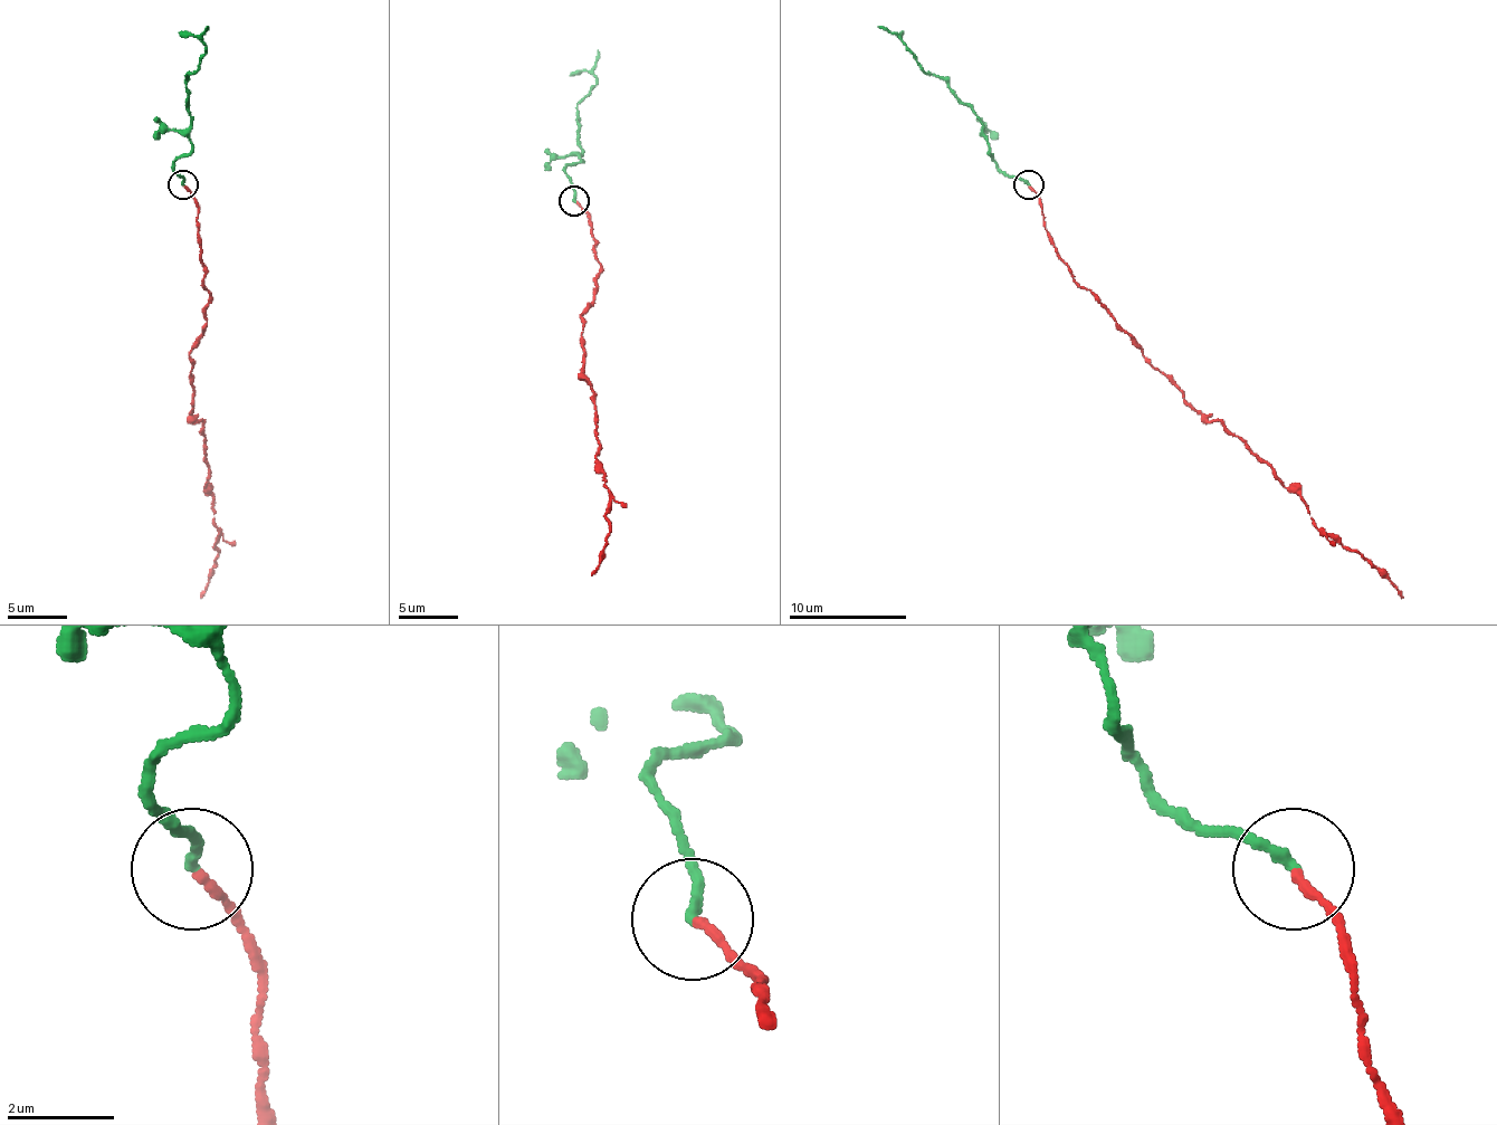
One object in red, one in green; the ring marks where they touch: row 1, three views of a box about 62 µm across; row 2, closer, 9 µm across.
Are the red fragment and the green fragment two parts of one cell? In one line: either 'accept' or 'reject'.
reject

